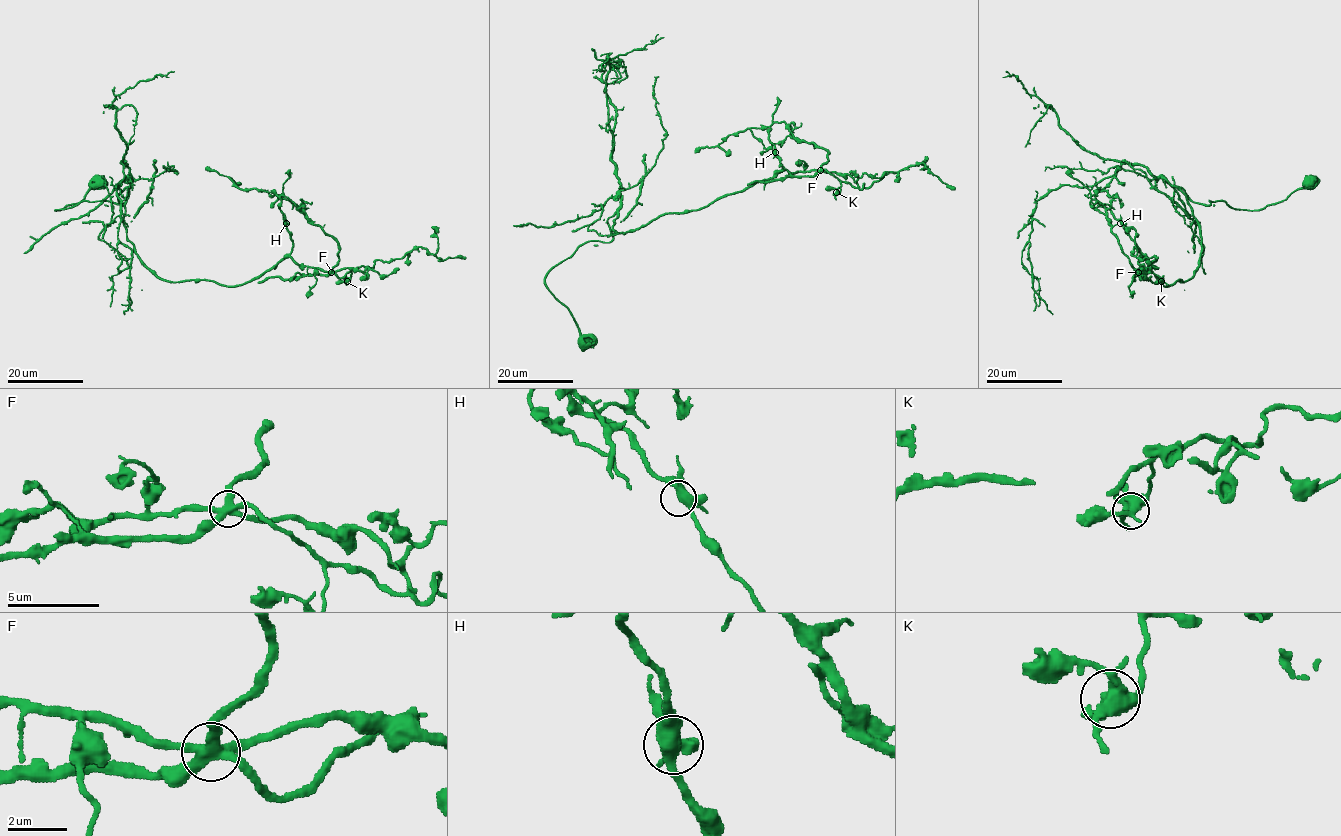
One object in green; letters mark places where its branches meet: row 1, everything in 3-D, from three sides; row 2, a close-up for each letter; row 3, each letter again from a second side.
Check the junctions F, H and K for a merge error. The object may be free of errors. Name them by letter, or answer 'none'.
F

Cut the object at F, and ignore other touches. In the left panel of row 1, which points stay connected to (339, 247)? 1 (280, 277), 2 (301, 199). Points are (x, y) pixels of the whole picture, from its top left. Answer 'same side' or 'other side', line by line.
1: same side
2: same side

